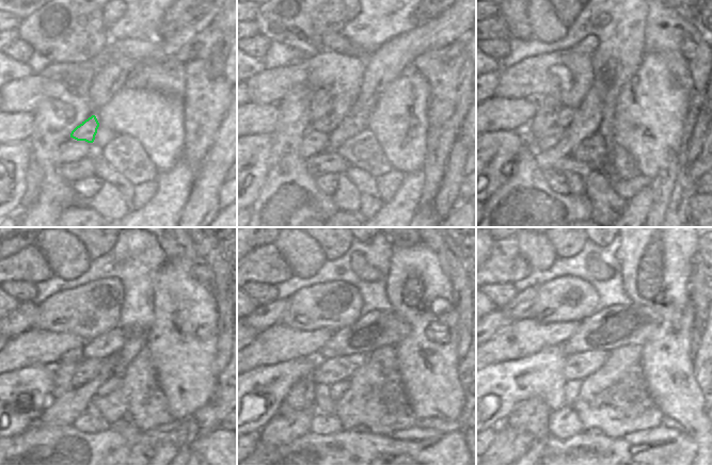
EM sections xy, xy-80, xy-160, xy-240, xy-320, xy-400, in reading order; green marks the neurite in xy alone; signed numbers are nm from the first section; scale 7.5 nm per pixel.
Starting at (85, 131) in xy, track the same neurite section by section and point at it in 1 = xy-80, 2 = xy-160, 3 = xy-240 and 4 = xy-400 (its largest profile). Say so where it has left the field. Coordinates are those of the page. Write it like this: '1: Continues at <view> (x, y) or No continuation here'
1: Continues at xy-80 (329, 123)
2: Continues at xy-160 (566, 115)
3: Continues at xy-240 (110, 343)
4: Continues at xy-400 (617, 325).

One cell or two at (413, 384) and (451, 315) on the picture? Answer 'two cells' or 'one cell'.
one cell

